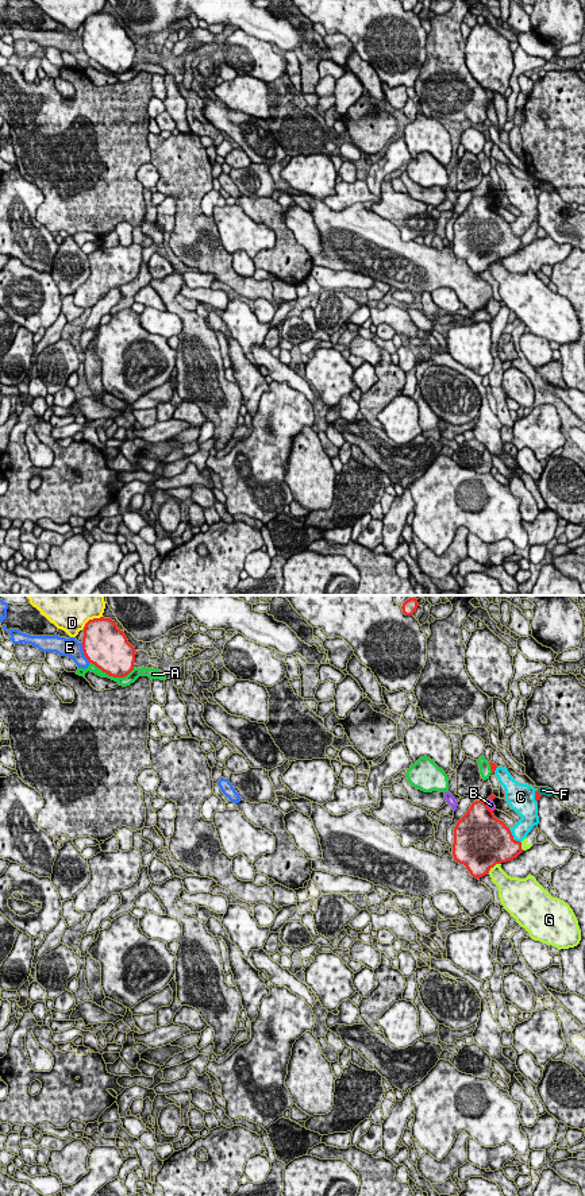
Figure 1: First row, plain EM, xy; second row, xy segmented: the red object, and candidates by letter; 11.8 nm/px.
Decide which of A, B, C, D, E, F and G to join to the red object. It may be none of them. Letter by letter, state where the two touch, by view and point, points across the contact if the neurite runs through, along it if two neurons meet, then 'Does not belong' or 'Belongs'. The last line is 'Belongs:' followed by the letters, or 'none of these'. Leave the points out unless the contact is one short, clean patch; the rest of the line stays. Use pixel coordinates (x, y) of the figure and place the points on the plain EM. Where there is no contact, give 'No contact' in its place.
A: Touches red at xy (112, 70). Does not belong
B: Touches red at xy (487, 199). Belongs
C: Touches red at xy (512, 231). Does not belong
D: Touches red at xy (91, 15). Does not belong
E: Touches red at xy (84, 47). Does not belong
F: Touches red at xy (539, 189). Does not belong
G: Touches red at xy (493, 261). Does not belong
Belongs: B

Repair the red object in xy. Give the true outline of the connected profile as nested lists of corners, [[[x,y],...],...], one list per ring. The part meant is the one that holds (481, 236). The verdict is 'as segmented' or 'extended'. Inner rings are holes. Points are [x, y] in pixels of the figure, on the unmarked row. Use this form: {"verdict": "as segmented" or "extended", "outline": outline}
{"verdict": "as segmented", "outline": [[[476,196],[454,223],[454,255],[463,259],[476,274],[523,247],[522,238],[494,212],[494,205],[488,202],[486,196]]]}

